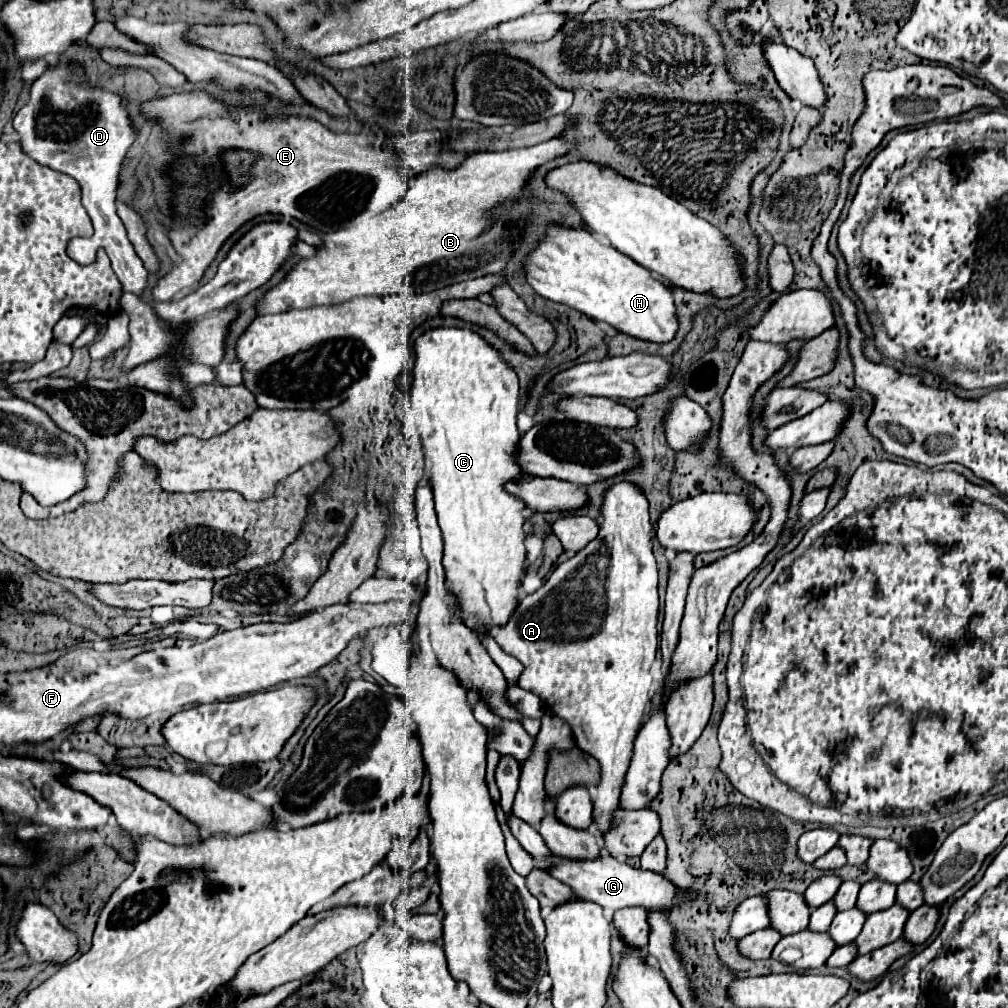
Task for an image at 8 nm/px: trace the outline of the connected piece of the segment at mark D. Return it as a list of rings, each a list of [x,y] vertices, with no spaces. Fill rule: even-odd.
[[[60,60],[58,64],[50,66],[32,84],[26,106],[20,108],[20,112],[14,116],[14,128],[20,134],[20,146],[24,154],[52,170],[72,176],[78,180],[78,184],[82,184],[82,204],[92,218],[94,234],[90,238],[73,238],[67,246],[68,256],[79,264],[88,265],[95,259],[95,250],[104,248],[124,290],[140,294],[146,288],[142,274],[148,272],[134,252],[134,246],[126,236],[126,228],[122,226],[116,212],[120,164],[136,134],[120,96],[82,86],[80,80],[82,68],[78,64]],[[64,76],[70,76],[72,82],[66,84]]]

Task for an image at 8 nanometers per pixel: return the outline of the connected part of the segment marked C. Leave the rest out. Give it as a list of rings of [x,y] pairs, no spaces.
[[[440,326],[440,328],[430,328],[426,330],[414,344],[414,370],[412,370],[412,386],[410,386],[410,402],[412,408],[416,412],[416,424],[422,436],[422,446],[426,452],[426,466],[428,466],[428,474],[430,474],[430,482],[432,482],[432,490],[434,490],[434,502],[436,502],[436,514],[438,514],[438,524],[442,528],[442,536],[444,536],[444,570],[446,570],[446,578],[450,580],[448,590],[458,596],[458,600],[462,602],[462,620],[474,628],[476,632],[484,626],[484,628],[492,628],[498,624],[508,622],[508,616],[512,614],[512,608],[516,608],[518,604],[518,584],[522,580],[522,572],[524,572],[524,560],[526,560],[526,548],[524,548],[524,522],[526,518],[520,514],[524,508],[524,502],[520,502],[518,498],[510,496],[508,492],[504,492],[502,484],[506,484],[508,480],[516,480],[520,476],[520,466],[516,464],[514,452],[516,452],[516,440],[520,438],[520,432],[516,428],[516,414],[518,414],[518,376],[514,372],[514,368],[510,366],[510,362],[504,360],[504,356],[492,346],[488,344],[478,332],[470,330],[470,328],[458,328],[458,326]]]

